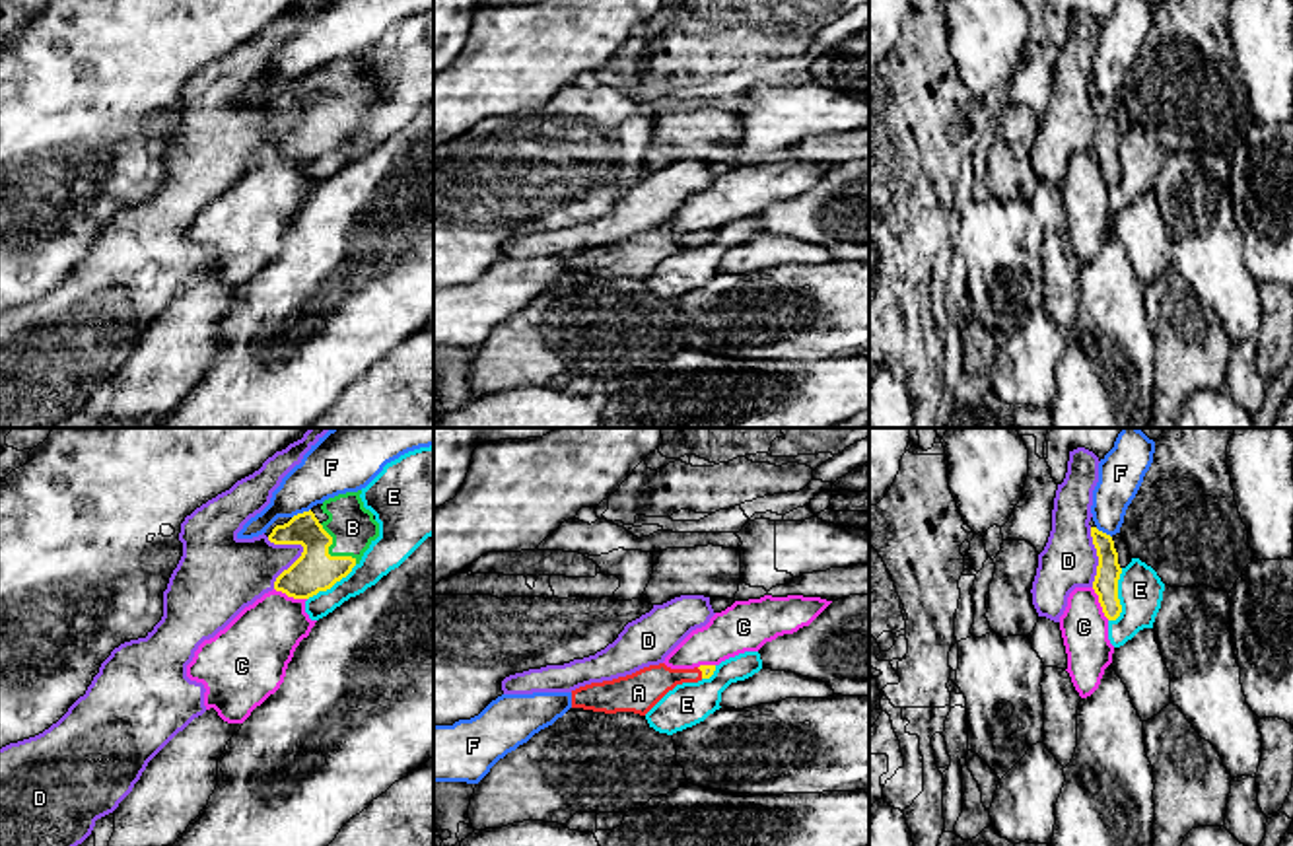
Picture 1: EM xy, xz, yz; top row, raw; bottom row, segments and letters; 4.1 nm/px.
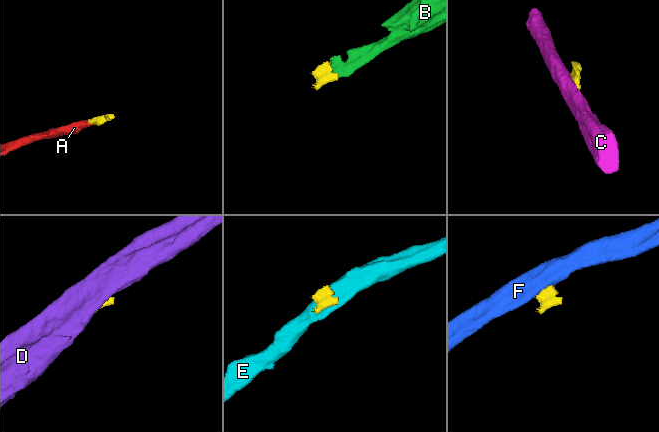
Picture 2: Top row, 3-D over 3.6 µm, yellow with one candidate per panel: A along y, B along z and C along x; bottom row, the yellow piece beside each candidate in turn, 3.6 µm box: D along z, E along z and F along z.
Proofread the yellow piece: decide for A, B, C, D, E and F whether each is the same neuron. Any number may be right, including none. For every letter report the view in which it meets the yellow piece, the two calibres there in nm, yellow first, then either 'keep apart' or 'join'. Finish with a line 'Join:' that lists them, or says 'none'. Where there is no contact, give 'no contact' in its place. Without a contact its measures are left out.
A: contact in xz; calibres 50 and 160 nm; join
B: contact in xy; calibres 180 and 190 nm; join
C: contact in xy; calibres 180 and 300 nm; keep apart
D: contact in xy; calibres 180 and 300 nm; keep apart
E: contact in yz; calibres 100 and 190 nm; keep apart
F: contact in xy; calibres 180 and 240 nm; keep apart
Join: A, B

